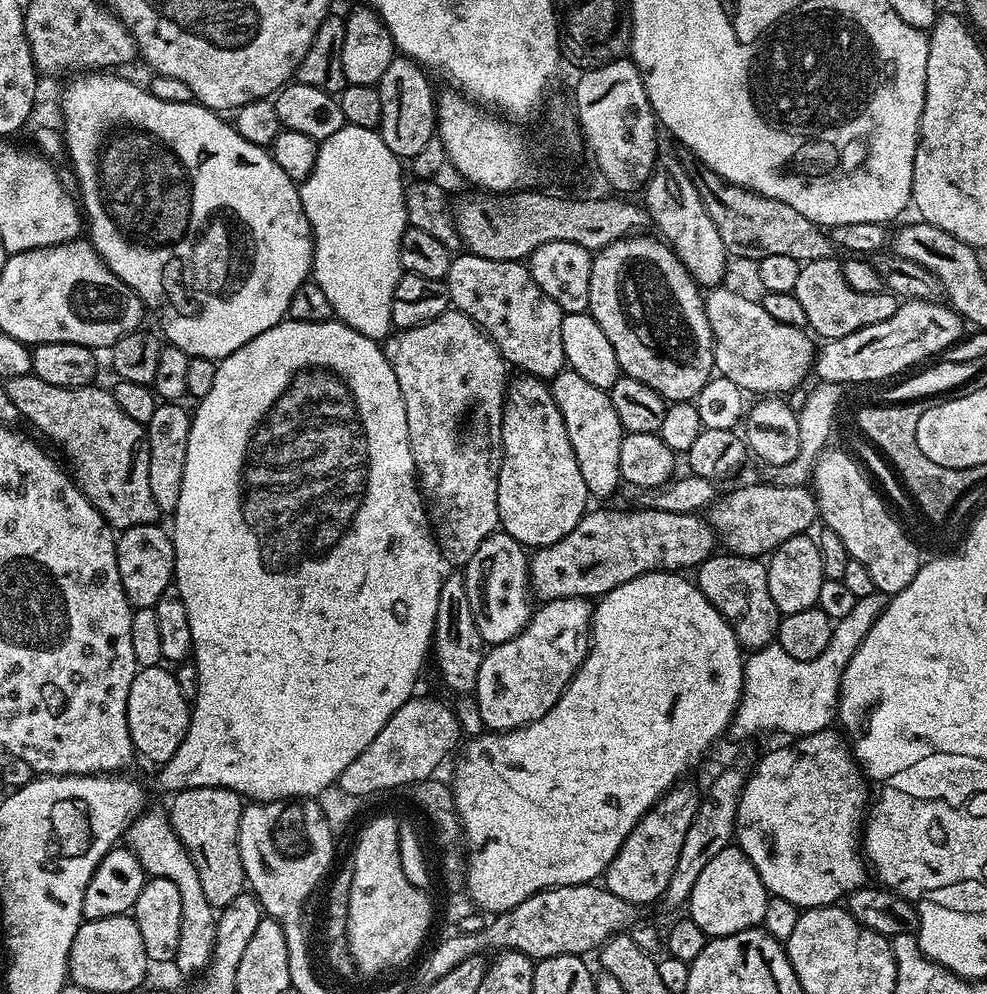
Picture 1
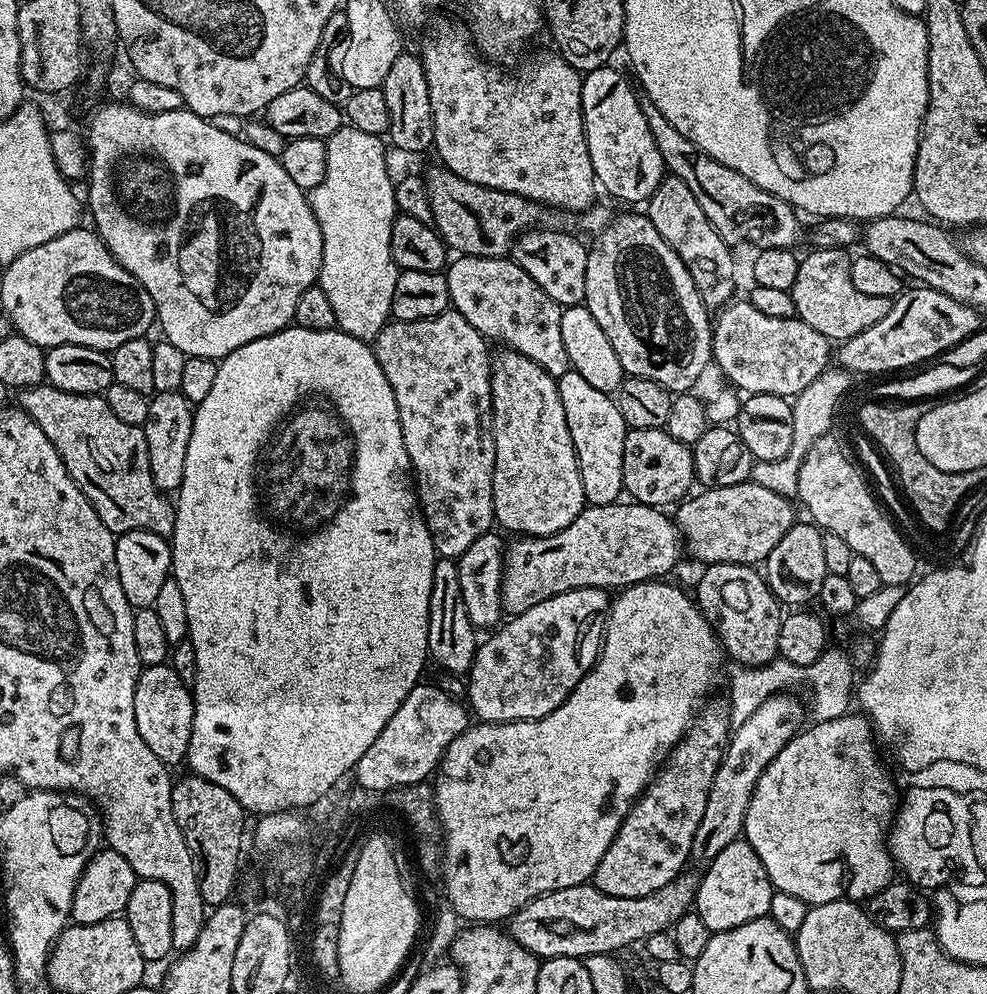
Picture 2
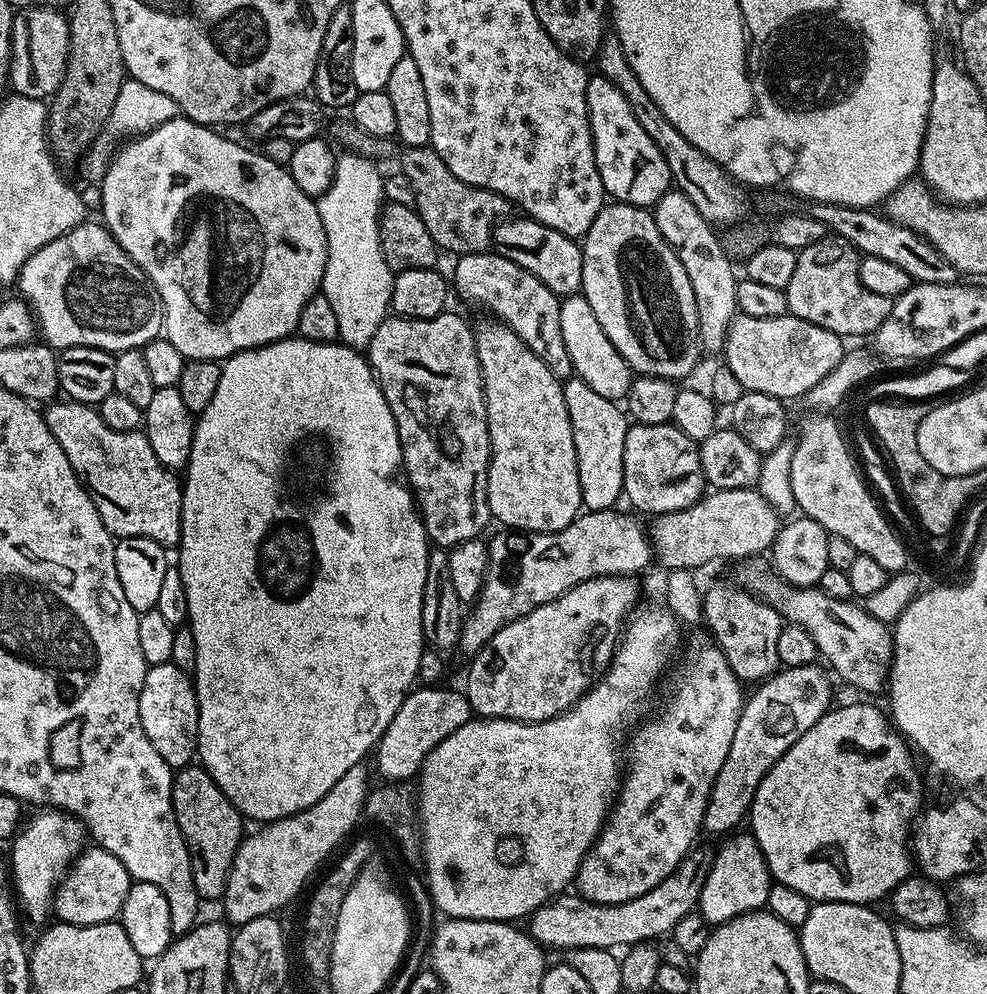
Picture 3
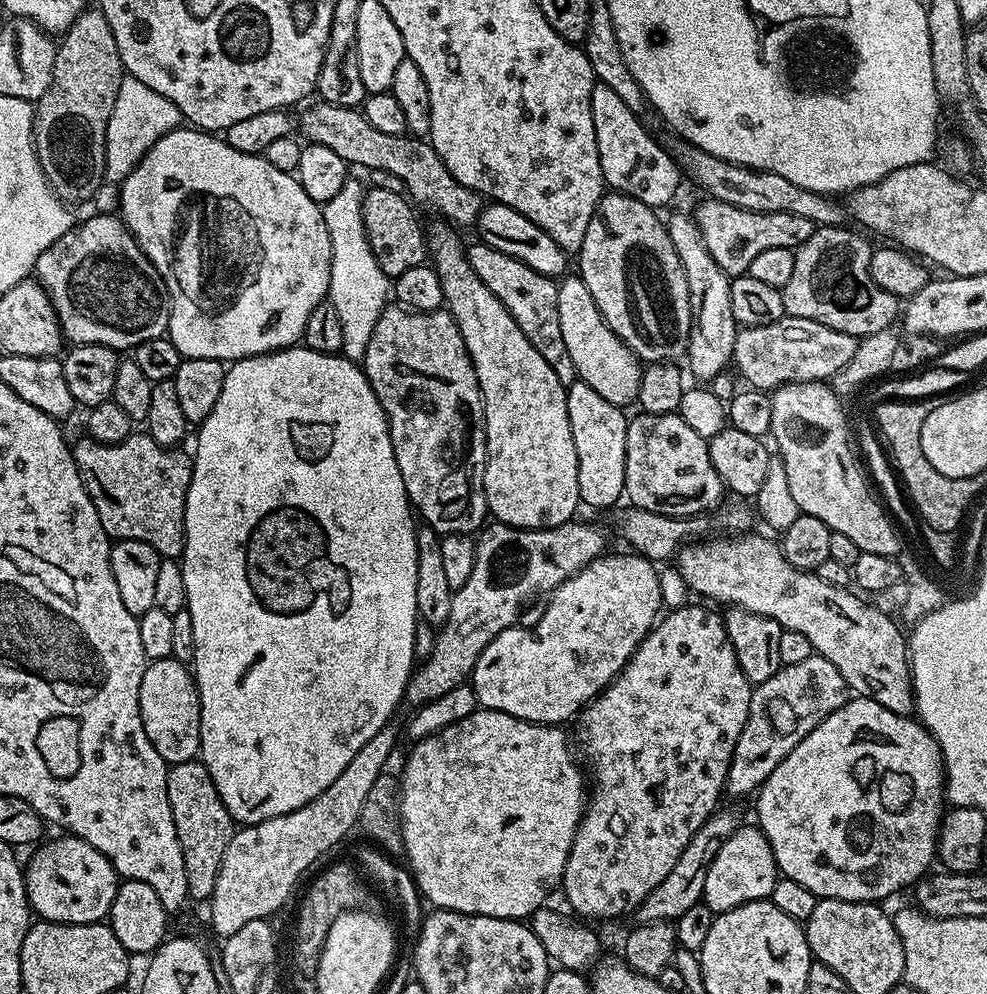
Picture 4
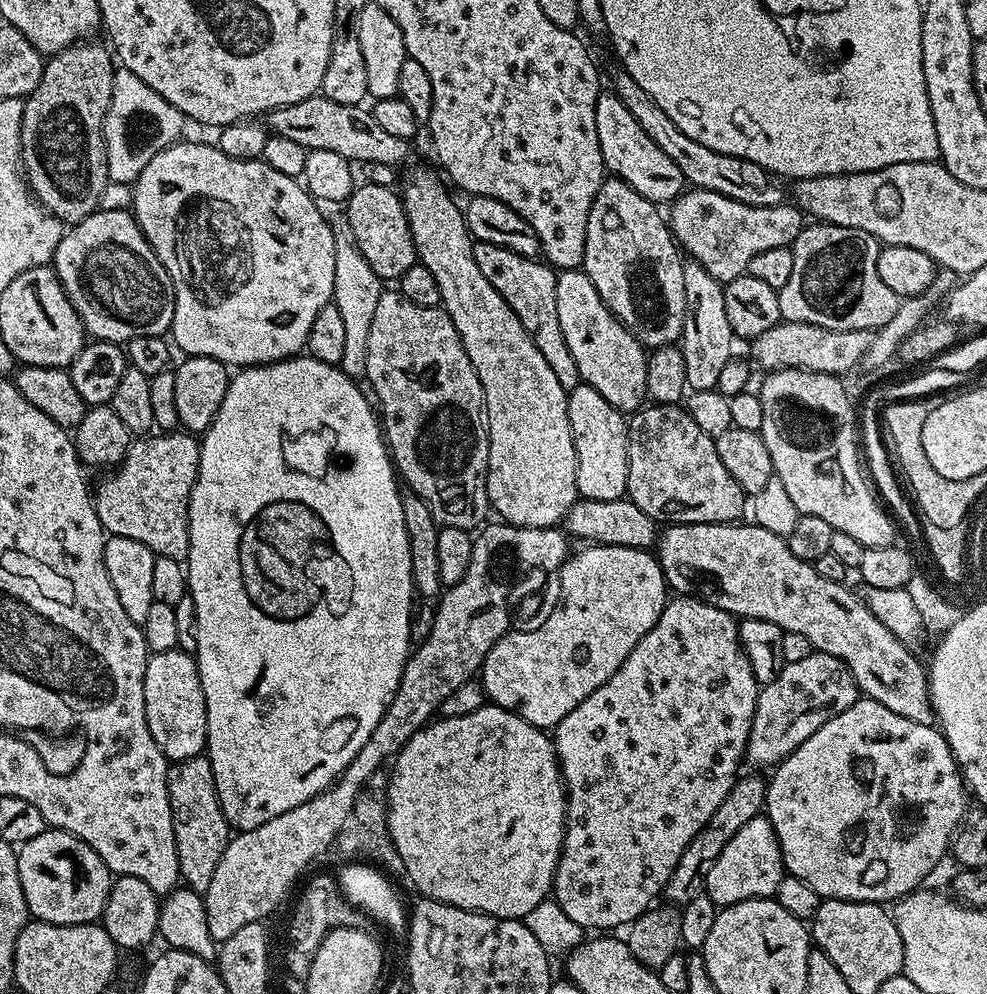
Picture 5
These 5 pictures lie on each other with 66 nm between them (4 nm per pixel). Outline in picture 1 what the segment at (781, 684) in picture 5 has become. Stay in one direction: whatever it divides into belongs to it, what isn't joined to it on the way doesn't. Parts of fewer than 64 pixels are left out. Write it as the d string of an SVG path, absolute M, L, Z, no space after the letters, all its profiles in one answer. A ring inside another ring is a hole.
M728 768L720 772L712 780L708 793L703 793L698 810L694 814L694 822L690 822L690 830L686 830L686 842L682 842L682 850L678 854L678 866L668 883L662 897L663 903L672 908L683 909L694 890L694 882L698 882L698 874L724 848L733 843L736 834L736 811L740 795L744 789L745 773L736 768Z

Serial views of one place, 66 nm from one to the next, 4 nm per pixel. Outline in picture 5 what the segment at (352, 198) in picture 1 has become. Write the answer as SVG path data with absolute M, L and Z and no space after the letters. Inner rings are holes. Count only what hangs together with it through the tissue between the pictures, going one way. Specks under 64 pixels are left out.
M337 231L332 298L344 320L346 352L342 367L349 374L363 374L366 370L366 346L370 342L370 322L374 322L374 309L378 306L381 291L382 281L376 277L374 270L370 270L366 258L362 258L347 231Z

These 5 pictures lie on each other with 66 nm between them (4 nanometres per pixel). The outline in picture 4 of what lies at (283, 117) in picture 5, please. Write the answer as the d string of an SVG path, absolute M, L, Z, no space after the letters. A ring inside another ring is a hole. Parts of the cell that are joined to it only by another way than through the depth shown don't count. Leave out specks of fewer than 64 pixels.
M316 102L313 108L305 110L301 120L299 117L298 128L304 134L303 139L310 144L330 146L338 154L338 158L345 160L349 166L369 170L381 168L396 174L404 180L407 195L417 205L425 204L432 212L437 212L441 221L455 226L457 229L471 229L480 217L482 197L479 192L462 186L446 170L442 158L434 151L427 139L417 138L411 134L386 134L372 126L364 116L363 111L355 108L343 108L333 104Z

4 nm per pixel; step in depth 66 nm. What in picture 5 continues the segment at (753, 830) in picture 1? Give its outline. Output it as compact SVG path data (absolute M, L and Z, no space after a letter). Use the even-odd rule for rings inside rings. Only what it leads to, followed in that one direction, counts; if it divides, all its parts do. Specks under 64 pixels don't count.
M857 698L849 708L842 710L842 714L830 718L830 722L814 730L814 734L810 734L810 738L806 738L802 746L795 748L785 760L775 765L773 772L776 773L773 774L772 780L770 776L767 781L766 815L776 831L787 875L802 878L810 886L814 886L821 898L830 900L858 900L883 905L885 902L901 900L903 896L917 891L923 885L920 883L935 870L936 863L944 855L949 855L956 829L964 823L970 808L968 785L964 783L960 766L939 727L910 722L910 718L902 718L902 714L894 714L894 710L886 710L886 706L867 698Z

